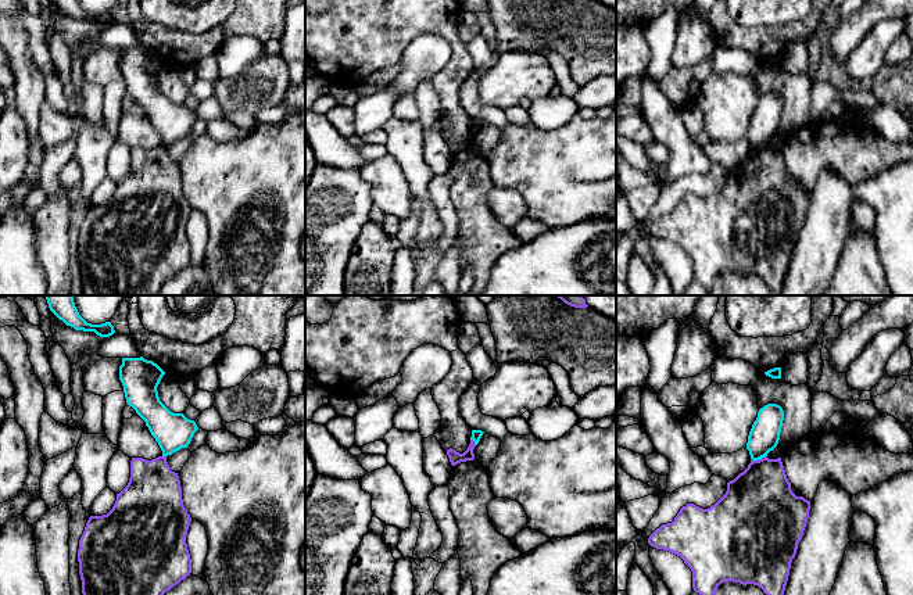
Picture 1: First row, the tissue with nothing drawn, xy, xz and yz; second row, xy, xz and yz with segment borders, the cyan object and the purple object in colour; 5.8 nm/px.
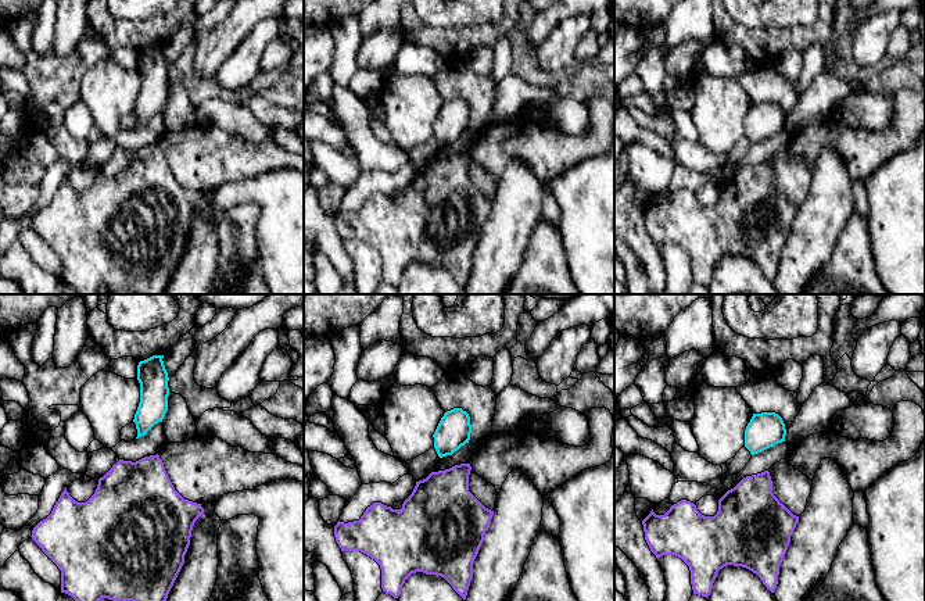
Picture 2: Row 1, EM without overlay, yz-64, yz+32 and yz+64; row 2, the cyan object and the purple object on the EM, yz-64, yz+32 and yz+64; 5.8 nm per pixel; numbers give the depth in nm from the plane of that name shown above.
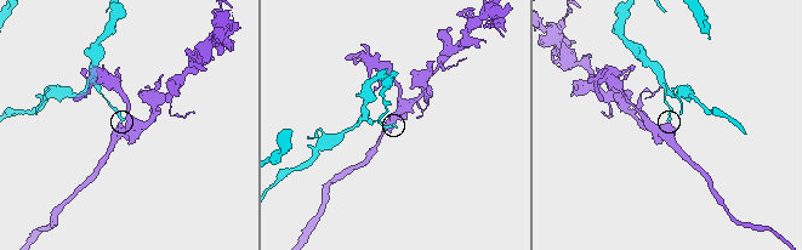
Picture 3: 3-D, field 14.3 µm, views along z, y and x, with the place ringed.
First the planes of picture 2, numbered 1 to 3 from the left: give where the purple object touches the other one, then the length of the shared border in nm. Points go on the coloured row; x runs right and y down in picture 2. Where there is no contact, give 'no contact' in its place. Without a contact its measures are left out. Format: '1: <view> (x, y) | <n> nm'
1: no contact
2: no contact
3: no contact

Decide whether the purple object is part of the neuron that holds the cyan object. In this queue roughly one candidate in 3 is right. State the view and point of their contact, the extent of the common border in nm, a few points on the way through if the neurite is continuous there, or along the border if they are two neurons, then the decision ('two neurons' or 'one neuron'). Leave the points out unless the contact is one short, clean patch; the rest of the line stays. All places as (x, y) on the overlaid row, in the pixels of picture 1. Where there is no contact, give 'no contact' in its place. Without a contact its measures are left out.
yz (759, 458) | 90 nm | along yz (766, 455), (752, 461) | two neurons

